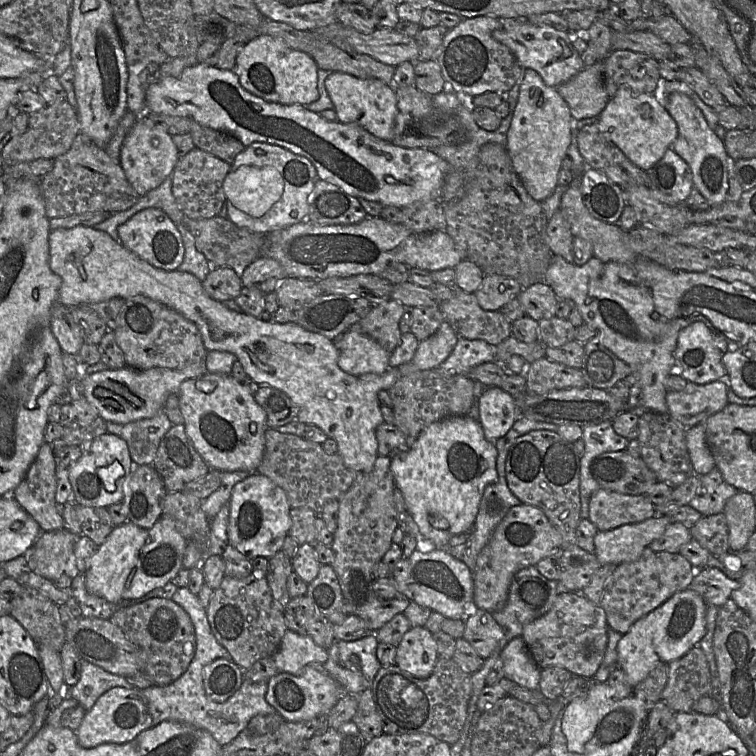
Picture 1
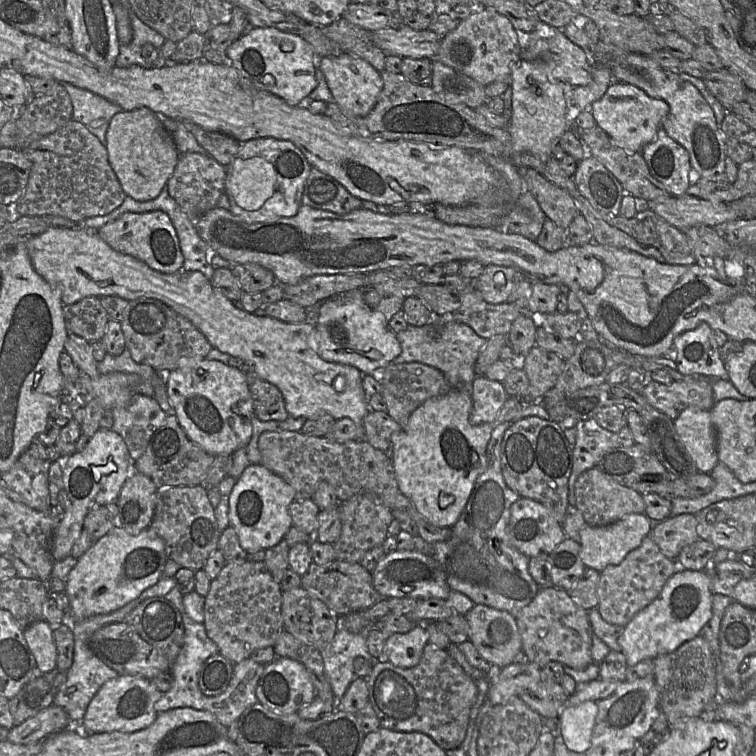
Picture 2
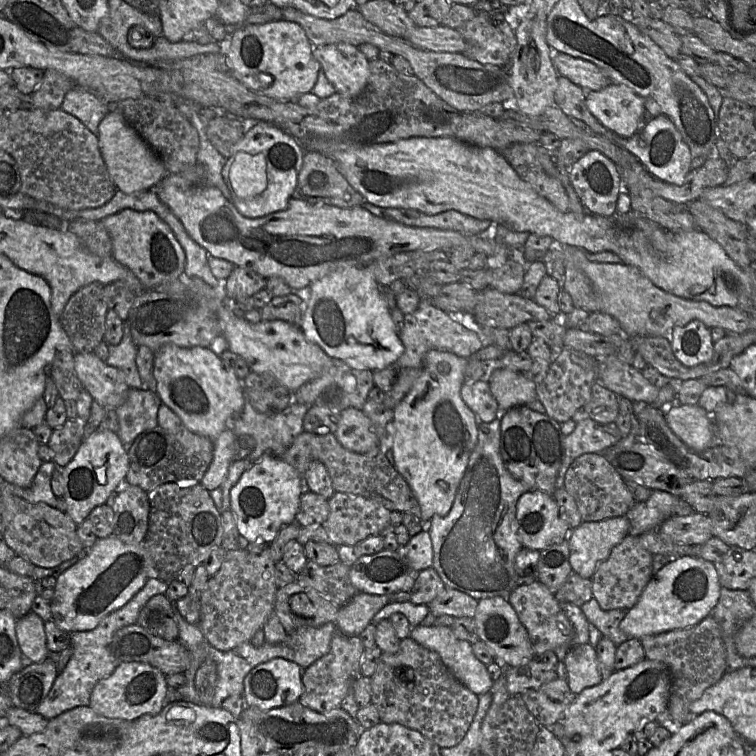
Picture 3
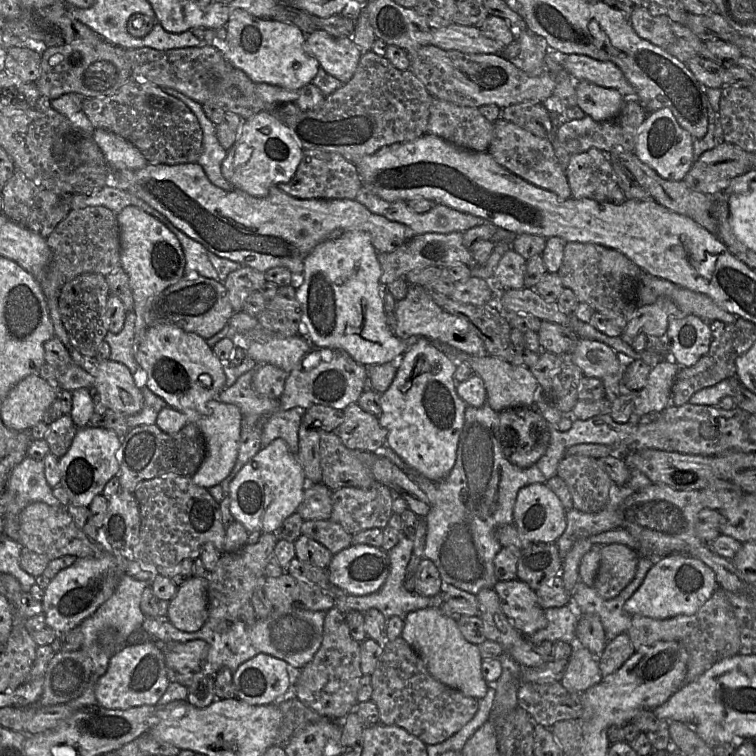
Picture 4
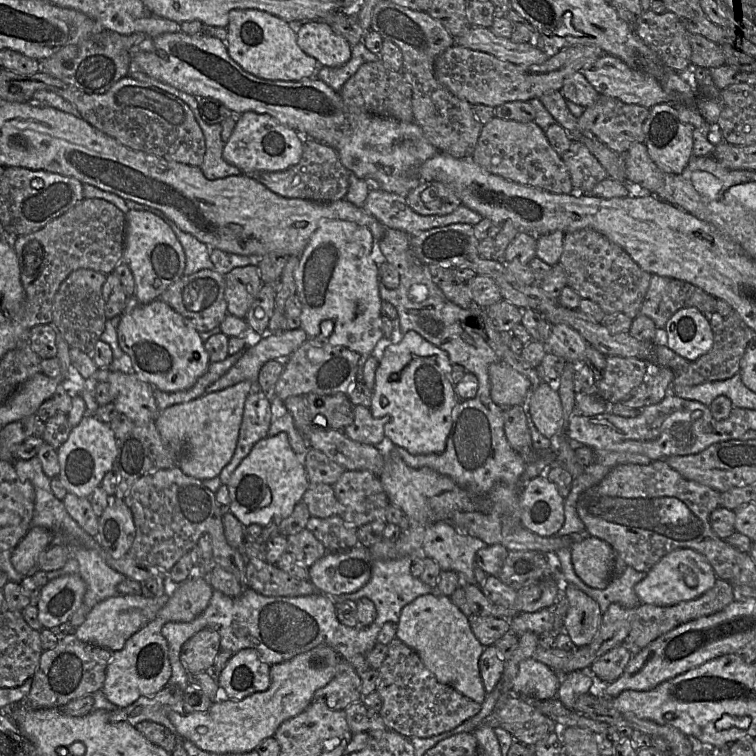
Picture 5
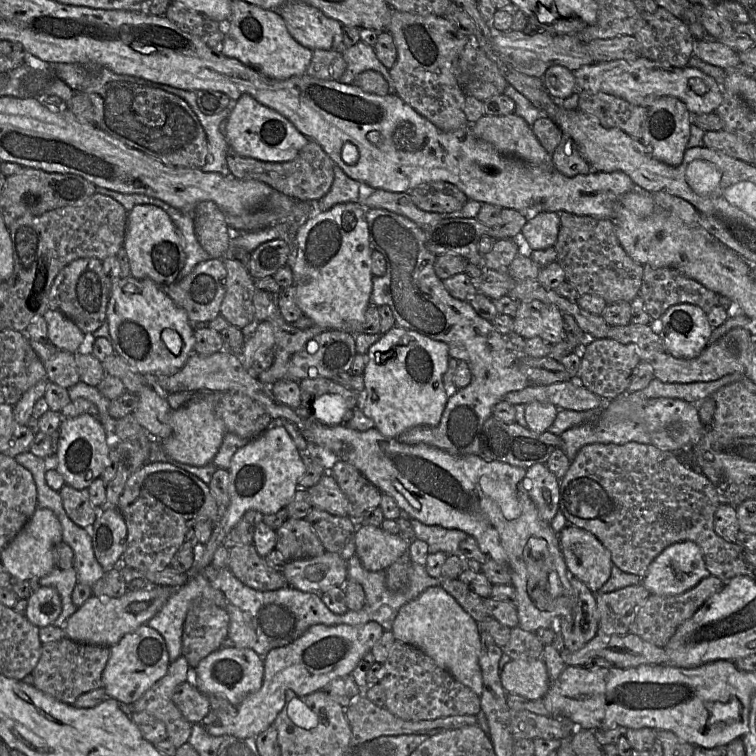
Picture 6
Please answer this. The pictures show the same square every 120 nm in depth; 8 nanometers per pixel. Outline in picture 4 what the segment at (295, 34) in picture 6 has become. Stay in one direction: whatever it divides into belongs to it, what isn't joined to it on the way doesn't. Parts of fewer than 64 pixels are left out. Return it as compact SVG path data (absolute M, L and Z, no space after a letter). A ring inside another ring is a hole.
M314 31L306 36L305 44L325 72L344 84L351 80L362 56L351 37L335 37L326 31Z

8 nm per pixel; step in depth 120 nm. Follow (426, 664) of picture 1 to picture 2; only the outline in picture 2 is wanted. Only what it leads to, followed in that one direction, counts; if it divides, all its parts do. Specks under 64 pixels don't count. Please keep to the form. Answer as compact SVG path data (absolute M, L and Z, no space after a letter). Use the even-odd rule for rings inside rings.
M425 624L414 625L407 633L394 633L387 637L383 658L401 668L415 667L429 642Z

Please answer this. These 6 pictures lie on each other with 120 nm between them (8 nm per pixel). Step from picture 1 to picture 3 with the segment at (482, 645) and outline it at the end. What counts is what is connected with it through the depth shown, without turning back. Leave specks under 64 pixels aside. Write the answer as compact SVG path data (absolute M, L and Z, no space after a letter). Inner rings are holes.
M495 596L479 600L476 613L473 619L480 640L483 641L489 647L496 661L501 663L502 666L516 667L526 664L527 662L536 658L528 633L525 627L519 621L515 610L510 605L507 599L500 596Z

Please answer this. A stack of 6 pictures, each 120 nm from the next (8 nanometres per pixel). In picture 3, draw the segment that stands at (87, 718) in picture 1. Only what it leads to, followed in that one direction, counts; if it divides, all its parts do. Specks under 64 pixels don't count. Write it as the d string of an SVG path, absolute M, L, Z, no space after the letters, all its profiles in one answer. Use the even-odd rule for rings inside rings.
M121 662L108 676L99 680L90 694L89 707L107 718L134 721L145 714L158 714L166 703L165 675L143 662Z

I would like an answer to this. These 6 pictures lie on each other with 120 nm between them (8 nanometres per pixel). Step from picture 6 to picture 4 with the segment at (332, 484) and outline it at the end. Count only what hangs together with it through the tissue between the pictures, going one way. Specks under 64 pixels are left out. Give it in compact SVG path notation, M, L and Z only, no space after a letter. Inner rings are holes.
M323 483L309 484L297 512L307 520L328 520L332 514L332 491Z

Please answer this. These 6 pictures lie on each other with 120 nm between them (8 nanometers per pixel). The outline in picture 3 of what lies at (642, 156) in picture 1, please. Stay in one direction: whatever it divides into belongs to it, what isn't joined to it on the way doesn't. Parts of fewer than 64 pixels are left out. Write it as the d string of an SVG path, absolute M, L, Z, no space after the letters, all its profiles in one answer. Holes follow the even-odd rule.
M609 84L585 96L590 113L607 129L620 137L630 138L638 131L644 99L625 85Z

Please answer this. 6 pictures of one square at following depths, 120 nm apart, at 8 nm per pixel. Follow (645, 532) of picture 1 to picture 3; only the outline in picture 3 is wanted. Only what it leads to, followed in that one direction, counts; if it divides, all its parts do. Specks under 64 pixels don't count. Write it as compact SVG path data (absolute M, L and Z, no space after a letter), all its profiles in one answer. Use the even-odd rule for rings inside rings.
M625 516L596 522L582 522L569 538L569 562L574 573L591 578L598 565L628 534L630 522Z

